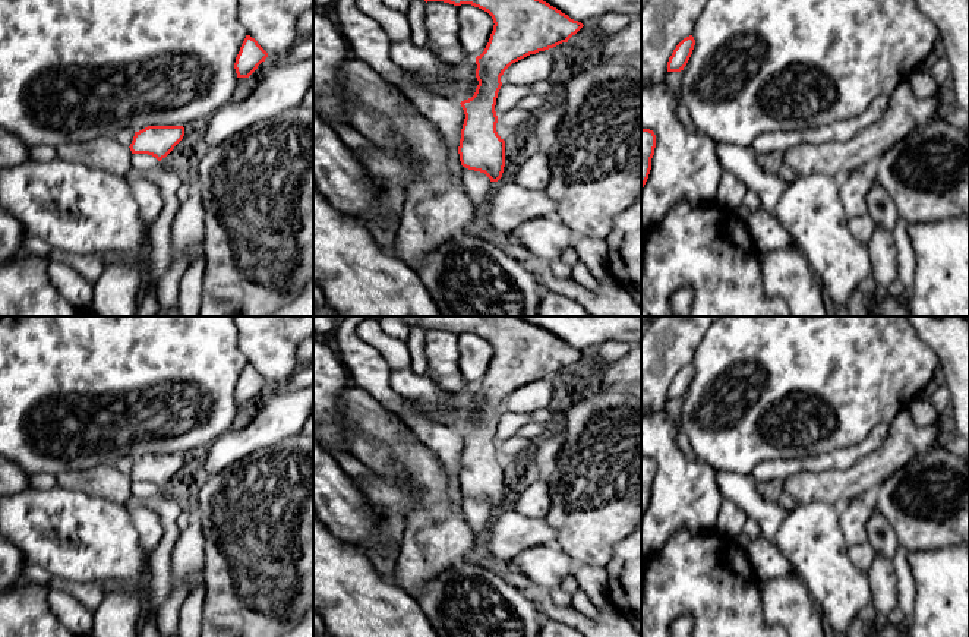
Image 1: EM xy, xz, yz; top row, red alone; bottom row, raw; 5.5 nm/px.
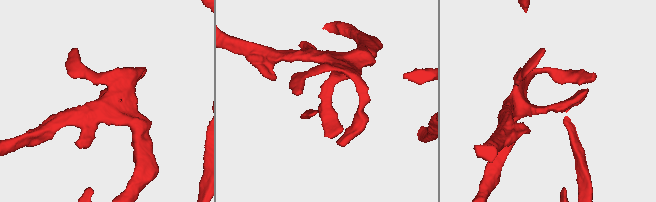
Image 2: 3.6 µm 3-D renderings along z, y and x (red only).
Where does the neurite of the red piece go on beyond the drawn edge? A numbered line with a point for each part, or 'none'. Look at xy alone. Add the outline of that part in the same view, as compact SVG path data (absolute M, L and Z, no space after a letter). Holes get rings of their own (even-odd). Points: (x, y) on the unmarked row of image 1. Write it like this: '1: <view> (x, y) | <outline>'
1: xy (106, 482) | M101 464L85 472L66 472L56 476L57 485L85 492L89 496L124 504L132 495L132 479L114 466Z

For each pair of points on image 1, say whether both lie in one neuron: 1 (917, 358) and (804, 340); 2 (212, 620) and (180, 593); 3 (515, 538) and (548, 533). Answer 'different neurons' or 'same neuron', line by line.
1: same neuron
2: different neurons
3: same neuron

